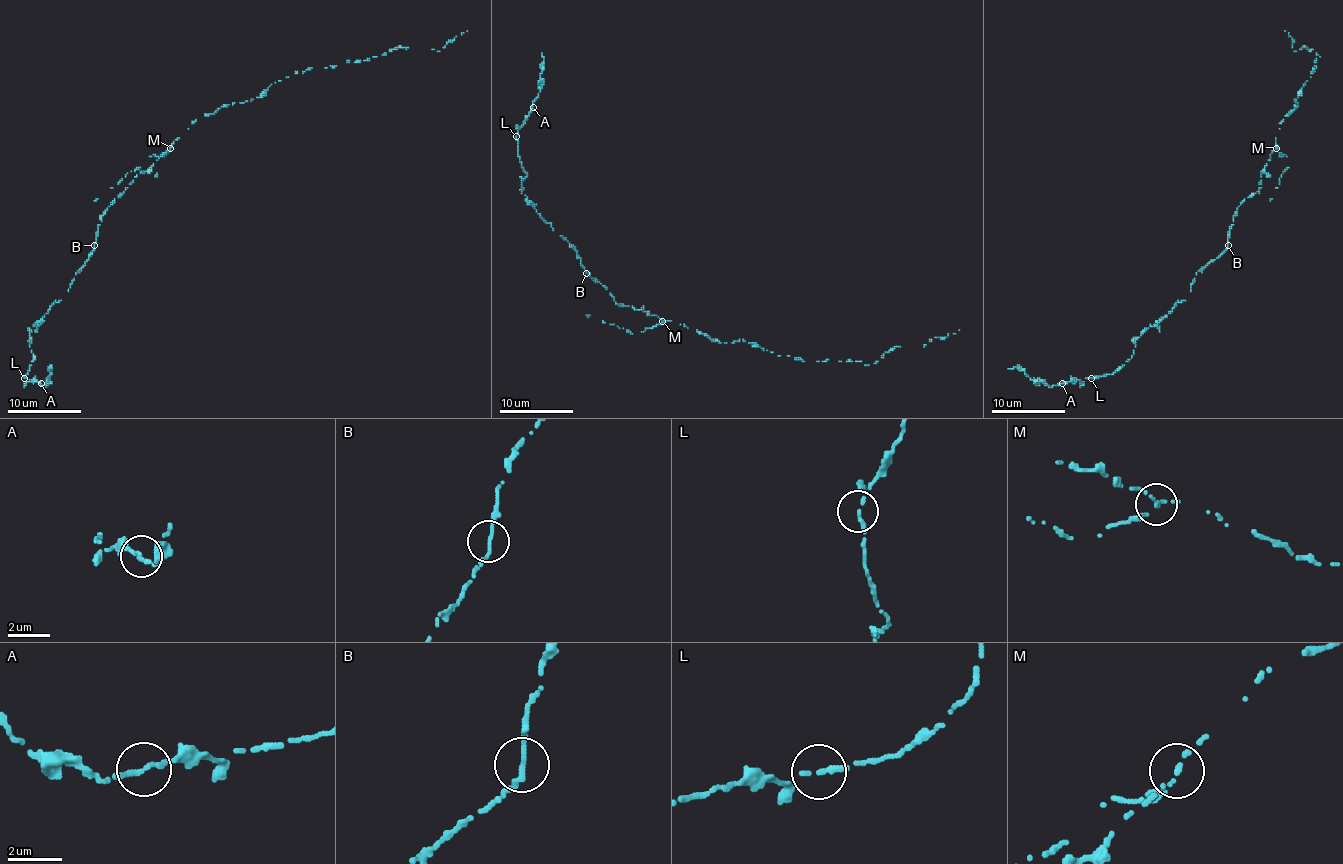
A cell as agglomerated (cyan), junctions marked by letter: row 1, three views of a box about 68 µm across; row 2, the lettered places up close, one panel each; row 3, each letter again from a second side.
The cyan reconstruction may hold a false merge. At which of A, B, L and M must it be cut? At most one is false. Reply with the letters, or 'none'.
M

